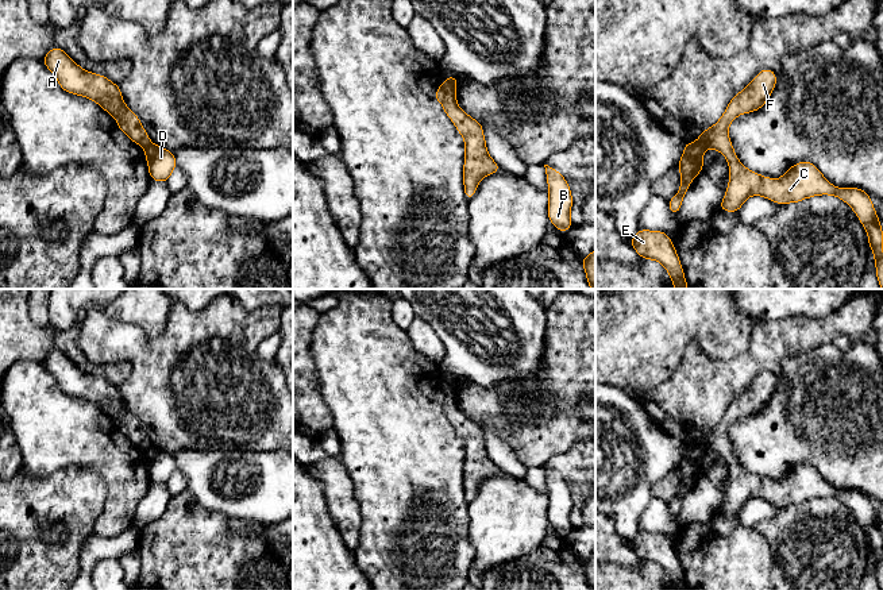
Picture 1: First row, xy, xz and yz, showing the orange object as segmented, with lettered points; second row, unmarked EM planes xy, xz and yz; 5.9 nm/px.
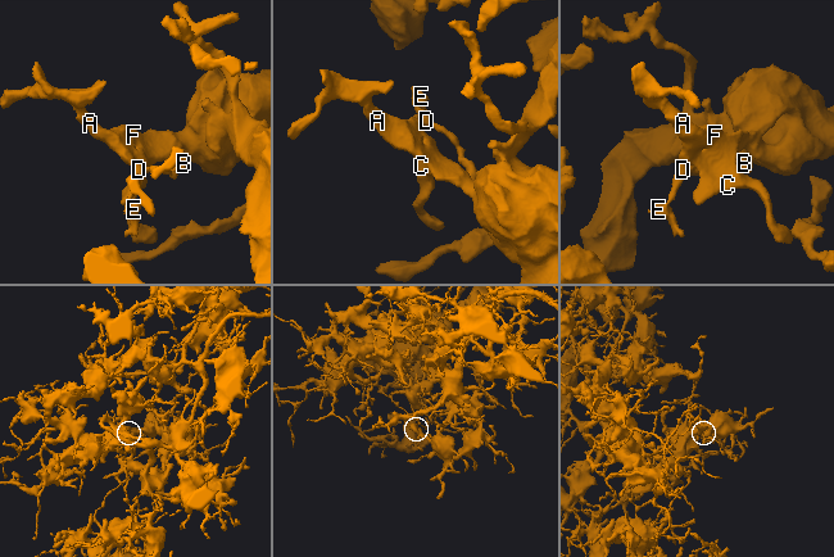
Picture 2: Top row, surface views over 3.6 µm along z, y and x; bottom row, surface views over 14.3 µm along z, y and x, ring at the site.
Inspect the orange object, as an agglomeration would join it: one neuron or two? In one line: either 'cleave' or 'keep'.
cleave

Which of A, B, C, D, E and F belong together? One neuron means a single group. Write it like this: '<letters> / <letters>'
A C F / B D E

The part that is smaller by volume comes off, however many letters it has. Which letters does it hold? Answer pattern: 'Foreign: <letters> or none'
Foreign: B, D, E

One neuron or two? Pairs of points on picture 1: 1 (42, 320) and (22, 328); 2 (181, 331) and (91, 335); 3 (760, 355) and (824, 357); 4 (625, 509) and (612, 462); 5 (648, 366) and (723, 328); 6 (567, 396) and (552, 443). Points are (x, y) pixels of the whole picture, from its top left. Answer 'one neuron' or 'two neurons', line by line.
1: two neurons
2: one neuron
3: two neurons
4: one neuron
5: one neuron
6: one neuron

